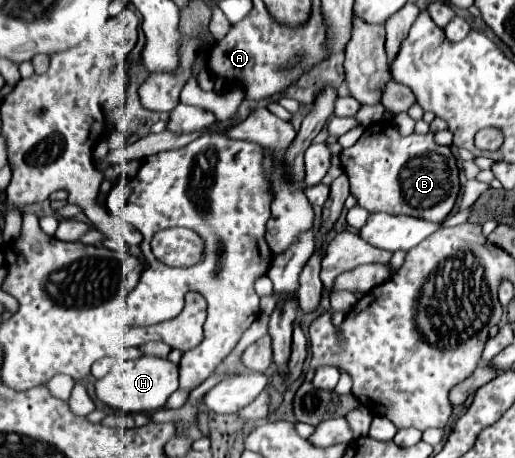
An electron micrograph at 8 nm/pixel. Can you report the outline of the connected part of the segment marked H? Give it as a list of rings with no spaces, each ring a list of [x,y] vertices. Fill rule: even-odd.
[[[143,355],[133,361],[113,365],[113,369],[95,383],[95,393],[105,405],[123,409],[127,413],[153,413],[165,405],[169,395],[179,389],[179,365],[169,359]]]

